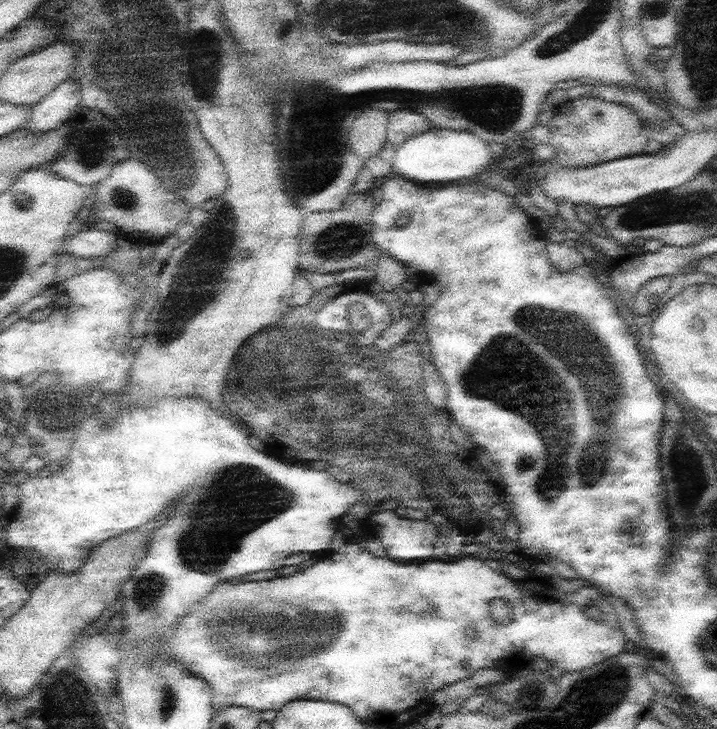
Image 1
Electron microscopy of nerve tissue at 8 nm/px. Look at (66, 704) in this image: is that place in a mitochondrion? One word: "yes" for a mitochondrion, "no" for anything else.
yes

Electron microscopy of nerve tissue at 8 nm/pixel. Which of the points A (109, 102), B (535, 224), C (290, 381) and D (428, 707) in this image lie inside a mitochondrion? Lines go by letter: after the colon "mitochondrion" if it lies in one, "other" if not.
A: other
B: other
C: mitochondrion
D: other

